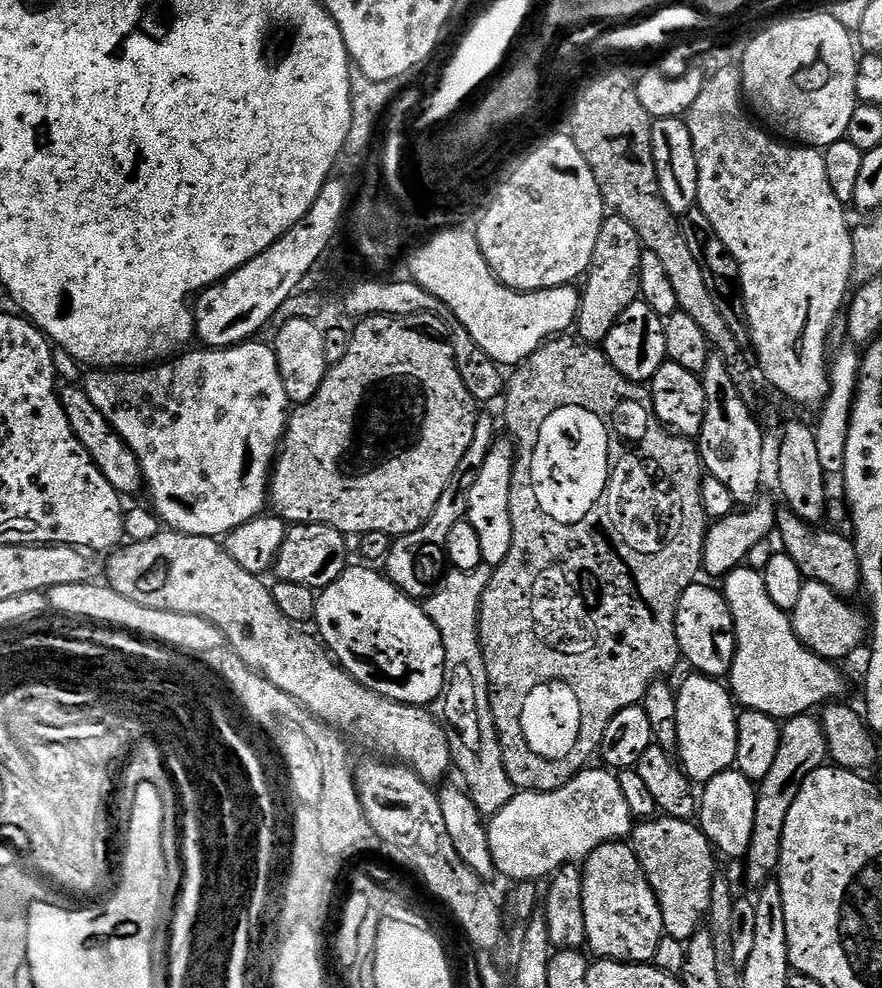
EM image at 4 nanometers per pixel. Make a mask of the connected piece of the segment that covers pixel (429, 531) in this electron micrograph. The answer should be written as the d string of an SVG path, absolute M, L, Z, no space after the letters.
M481 415L474 426L474 438L470 441L470 450L466 450L462 462L458 462L458 470L454 470L454 478L450 478L446 490L442 490L442 498L438 498L438 506L434 506L434 514L430 514L428 521L418 530L414 530L405 536L397 536L393 539L392 549L387 558L384 559L382 568L387 575L388 581L398 590L406 593L411 600L423 602L429 596L435 594L436 589L440 587L440 581L446 575L446 565L448 564L448 555L444 553L446 550L446 538L450 534L450 529L457 522L462 522L466 519L468 507L470 506L470 489L474 487L474 482L478 478L482 466L486 463L486 454L490 454L490 446L497 438L498 432L496 432L495 422L490 417Z

